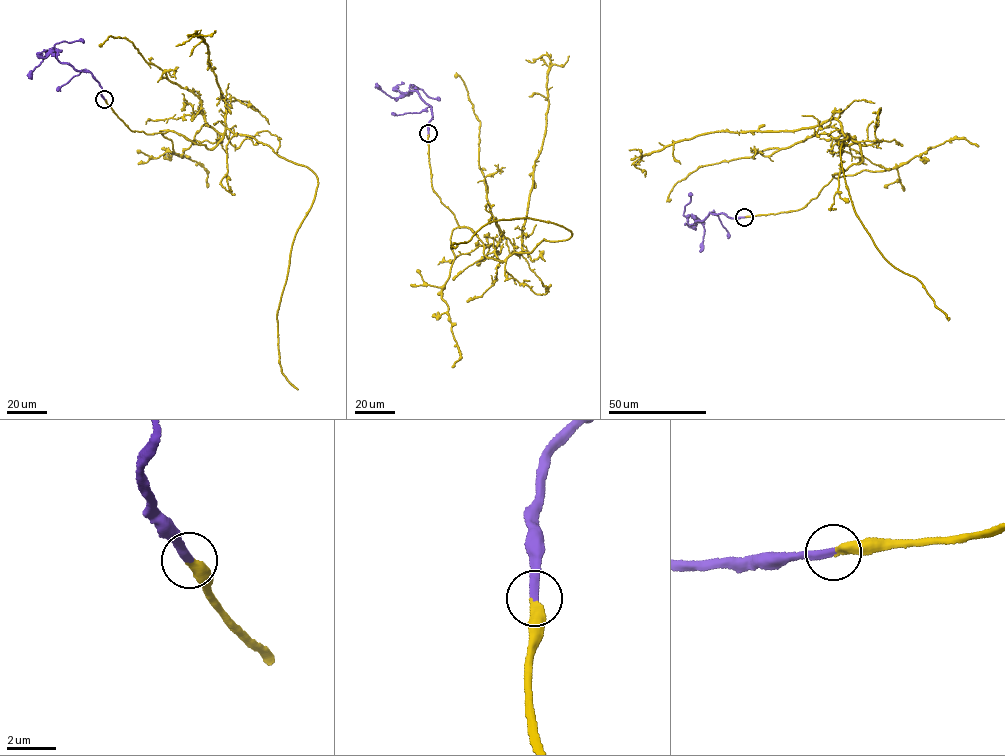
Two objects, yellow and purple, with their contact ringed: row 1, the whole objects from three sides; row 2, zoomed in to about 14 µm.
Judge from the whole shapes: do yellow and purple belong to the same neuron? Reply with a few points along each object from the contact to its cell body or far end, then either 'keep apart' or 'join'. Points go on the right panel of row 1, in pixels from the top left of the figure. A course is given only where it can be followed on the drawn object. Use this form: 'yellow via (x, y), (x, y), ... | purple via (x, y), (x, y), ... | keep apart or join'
yellow via (744, 217), (805, 207), (861, 162), (847, 137), (840, 158), (856, 215), (948, 320) | purple via (744, 217), (732, 218), (723, 213), (710, 213), (690, 225), (683, 213), (691, 195) | join

